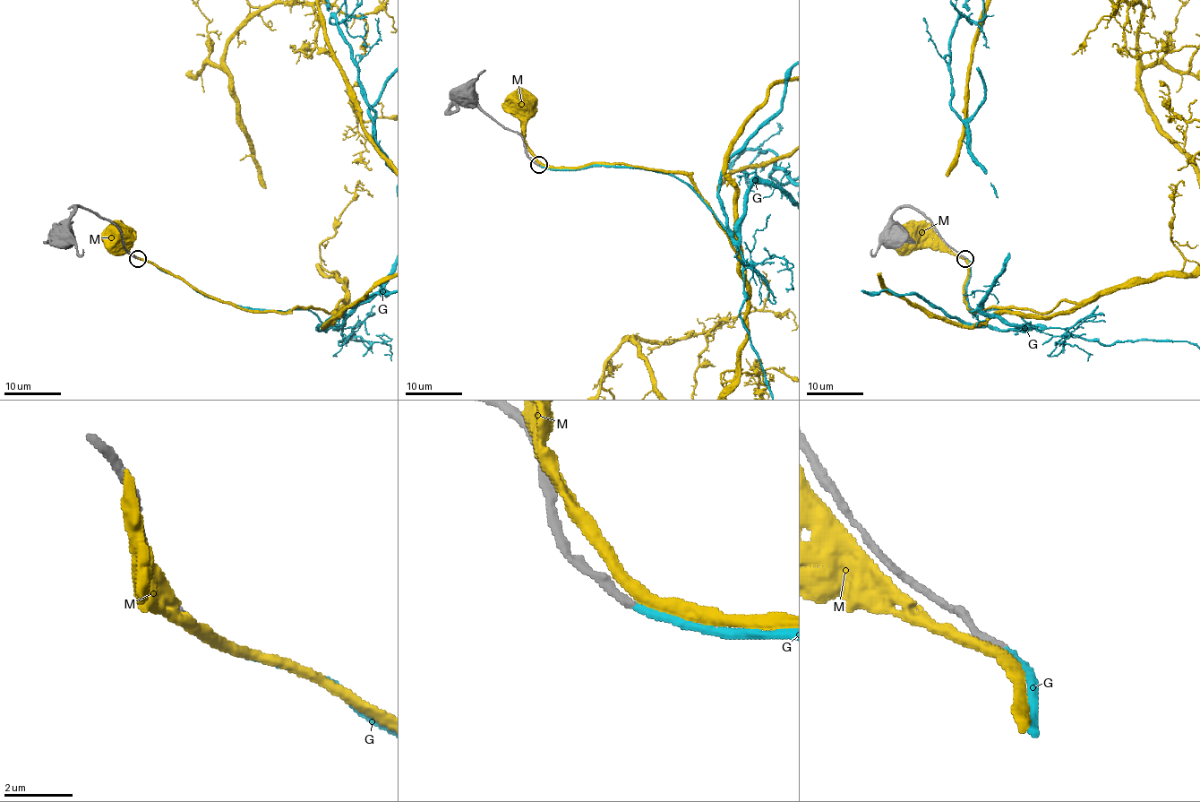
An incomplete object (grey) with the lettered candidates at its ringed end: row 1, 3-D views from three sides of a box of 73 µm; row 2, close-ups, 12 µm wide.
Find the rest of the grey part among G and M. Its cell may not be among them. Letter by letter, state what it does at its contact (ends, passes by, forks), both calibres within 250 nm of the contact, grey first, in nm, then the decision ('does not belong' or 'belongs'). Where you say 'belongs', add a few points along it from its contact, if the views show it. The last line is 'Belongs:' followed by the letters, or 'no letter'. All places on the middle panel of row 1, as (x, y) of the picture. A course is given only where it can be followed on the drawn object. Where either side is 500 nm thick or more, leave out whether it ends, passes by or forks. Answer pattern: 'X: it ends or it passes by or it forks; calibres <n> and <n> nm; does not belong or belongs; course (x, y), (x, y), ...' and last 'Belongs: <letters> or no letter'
G: it ends; calibres 240 and 240 nm; belongs
M: it passes by; calibres 320 and 320 nm; does not belong
Belongs: G

